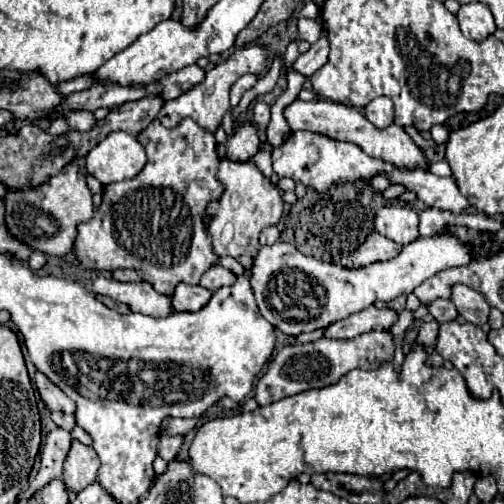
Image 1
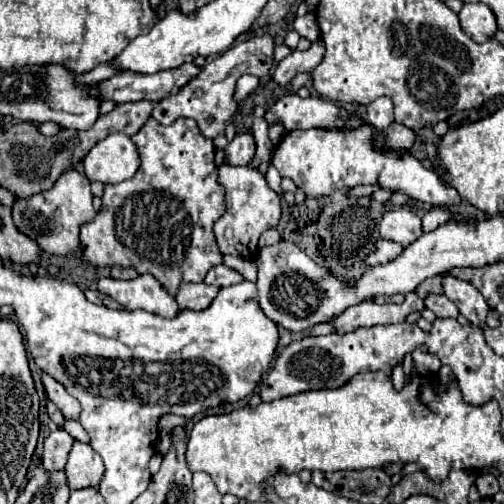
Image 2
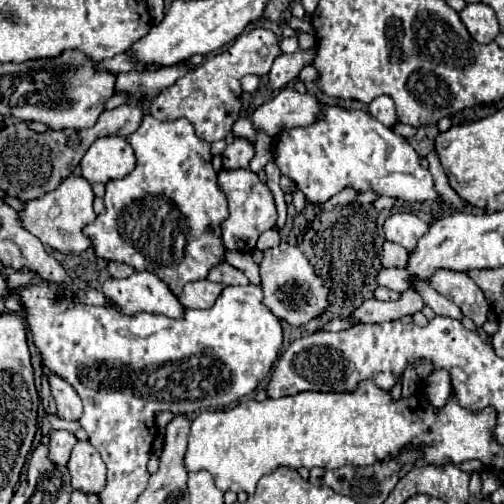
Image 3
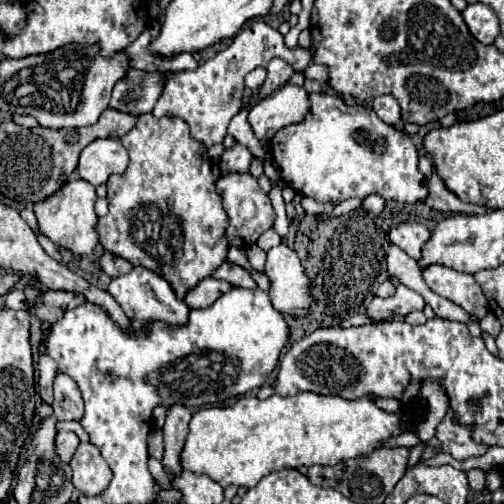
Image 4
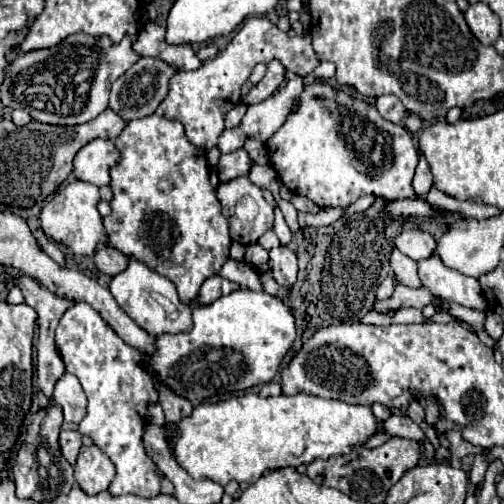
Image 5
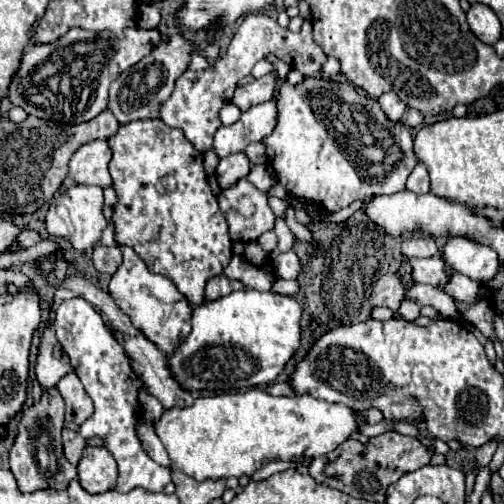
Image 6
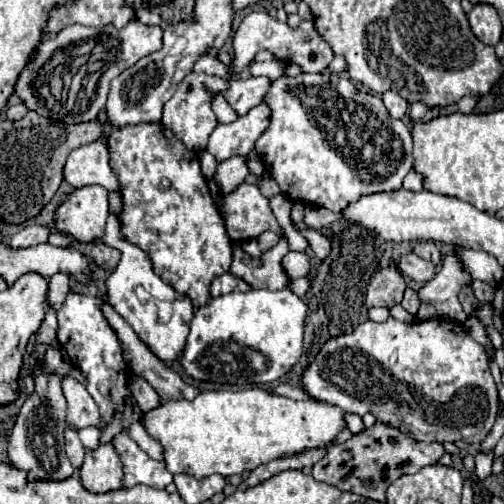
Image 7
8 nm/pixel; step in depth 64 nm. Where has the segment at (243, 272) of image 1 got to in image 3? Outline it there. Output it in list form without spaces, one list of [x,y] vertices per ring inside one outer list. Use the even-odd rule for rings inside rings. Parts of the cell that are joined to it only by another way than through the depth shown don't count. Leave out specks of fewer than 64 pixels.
[[[226,252],[226,262],[232,264],[234,268],[242,270],[252,284],[258,284],[260,286],[258,266],[254,264],[254,260],[252,260],[252,256],[248,252]]]

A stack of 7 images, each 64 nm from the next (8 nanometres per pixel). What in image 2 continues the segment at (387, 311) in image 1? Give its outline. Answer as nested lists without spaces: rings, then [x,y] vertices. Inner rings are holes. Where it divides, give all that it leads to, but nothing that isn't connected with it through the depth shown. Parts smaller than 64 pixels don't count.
[[[416,292],[406,294],[402,304],[376,304],[374,300],[360,302],[346,312],[342,312],[336,320],[336,332],[352,332],[358,326],[376,326],[376,324],[396,324],[404,322],[404,318],[412,312],[420,312],[424,302]]]

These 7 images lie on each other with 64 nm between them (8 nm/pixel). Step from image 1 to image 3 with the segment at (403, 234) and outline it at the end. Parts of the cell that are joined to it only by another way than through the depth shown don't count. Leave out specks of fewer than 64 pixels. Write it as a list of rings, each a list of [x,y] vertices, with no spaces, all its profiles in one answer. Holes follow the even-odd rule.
[[[394,214],[384,222],[384,236],[390,242],[404,246],[408,252],[416,248],[416,242],[428,232],[428,224],[414,214]]]

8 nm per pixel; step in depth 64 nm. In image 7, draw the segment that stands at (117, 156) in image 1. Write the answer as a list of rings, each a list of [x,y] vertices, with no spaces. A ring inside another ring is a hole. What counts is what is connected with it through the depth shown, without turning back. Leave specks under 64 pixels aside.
[[[100,140],[70,152],[64,164],[64,180],[72,188],[84,188],[90,184],[98,184],[108,190],[120,188],[120,182],[110,168],[108,148]]]

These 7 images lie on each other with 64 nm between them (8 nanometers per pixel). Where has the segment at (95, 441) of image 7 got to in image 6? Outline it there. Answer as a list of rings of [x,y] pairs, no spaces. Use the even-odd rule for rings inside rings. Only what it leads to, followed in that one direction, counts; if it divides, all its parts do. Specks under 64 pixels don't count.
[[[72,298],[64,300],[56,311],[54,330],[58,342],[62,344],[64,352],[70,358],[70,364],[80,378],[84,390],[94,402],[94,416],[80,426],[80,436],[84,440],[102,436],[104,446],[114,454],[118,462],[118,482],[116,490],[130,492],[132,488],[140,486],[150,492],[162,492],[164,486],[172,480],[170,470],[156,464],[142,448],[136,436],[136,412],[138,412],[138,390],[144,382],[132,372],[128,356],[112,332],[102,322],[100,314],[84,300]]]

